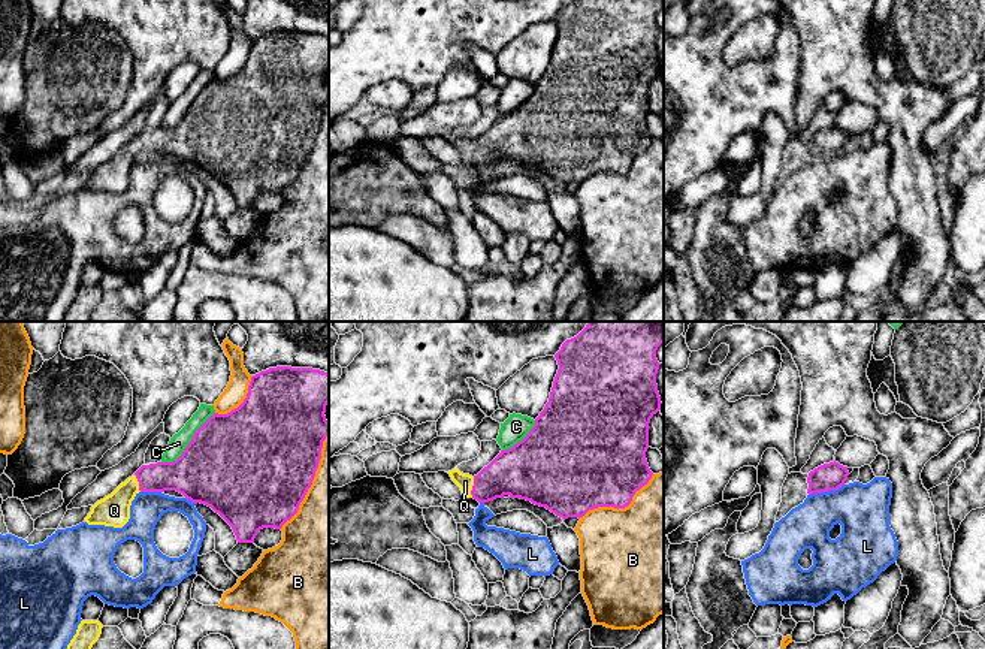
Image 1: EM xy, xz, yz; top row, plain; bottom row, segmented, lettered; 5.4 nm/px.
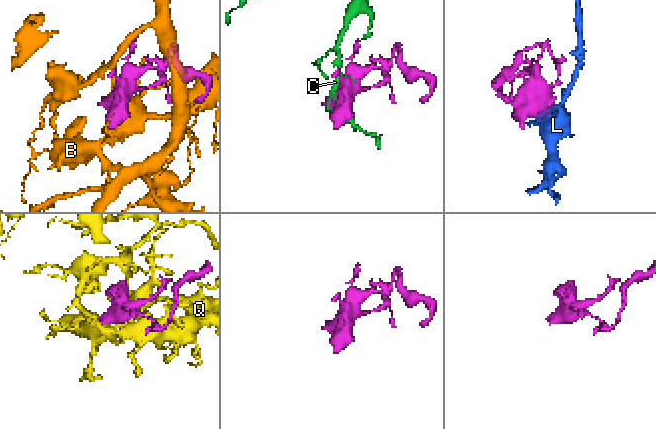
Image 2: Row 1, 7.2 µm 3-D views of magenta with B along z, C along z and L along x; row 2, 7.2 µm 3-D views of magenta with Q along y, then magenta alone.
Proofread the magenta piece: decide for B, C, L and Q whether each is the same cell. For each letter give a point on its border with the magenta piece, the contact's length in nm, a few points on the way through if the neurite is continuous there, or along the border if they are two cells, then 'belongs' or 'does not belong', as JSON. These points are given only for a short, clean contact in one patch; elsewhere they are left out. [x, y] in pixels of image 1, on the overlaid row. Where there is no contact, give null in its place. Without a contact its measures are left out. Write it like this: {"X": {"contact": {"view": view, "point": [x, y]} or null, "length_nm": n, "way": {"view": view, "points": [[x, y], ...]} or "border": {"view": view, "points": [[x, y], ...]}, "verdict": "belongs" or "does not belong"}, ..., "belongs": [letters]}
{"B": {"contact": {"view": "xz", "point": [619, 507]}, "length_nm": 480, "verdict": "does not belong"}, "C": {"contact": {"view": "xy", "point": [189, 443]}, "length_nm": 400, "verdict": "does not belong"}, "L": {"contact": {"view": "yz", "point": [825, 491]}, "length_nm": 200, "border": {"view": "yz", "points": [[843, 483], [836, 489], [812, 492], [809, 495]]}, "verdict": "does not belong"}, "Q": {"contact": {"view": "xz", "point": [473, 488]}, "length_nm": 110, "way": {"view": "xz", "points": [[516, 471], [483, 488], [473, 488], [465, 482]]}, "verdict": "belongs"}, "belongs": ["Q"]}

